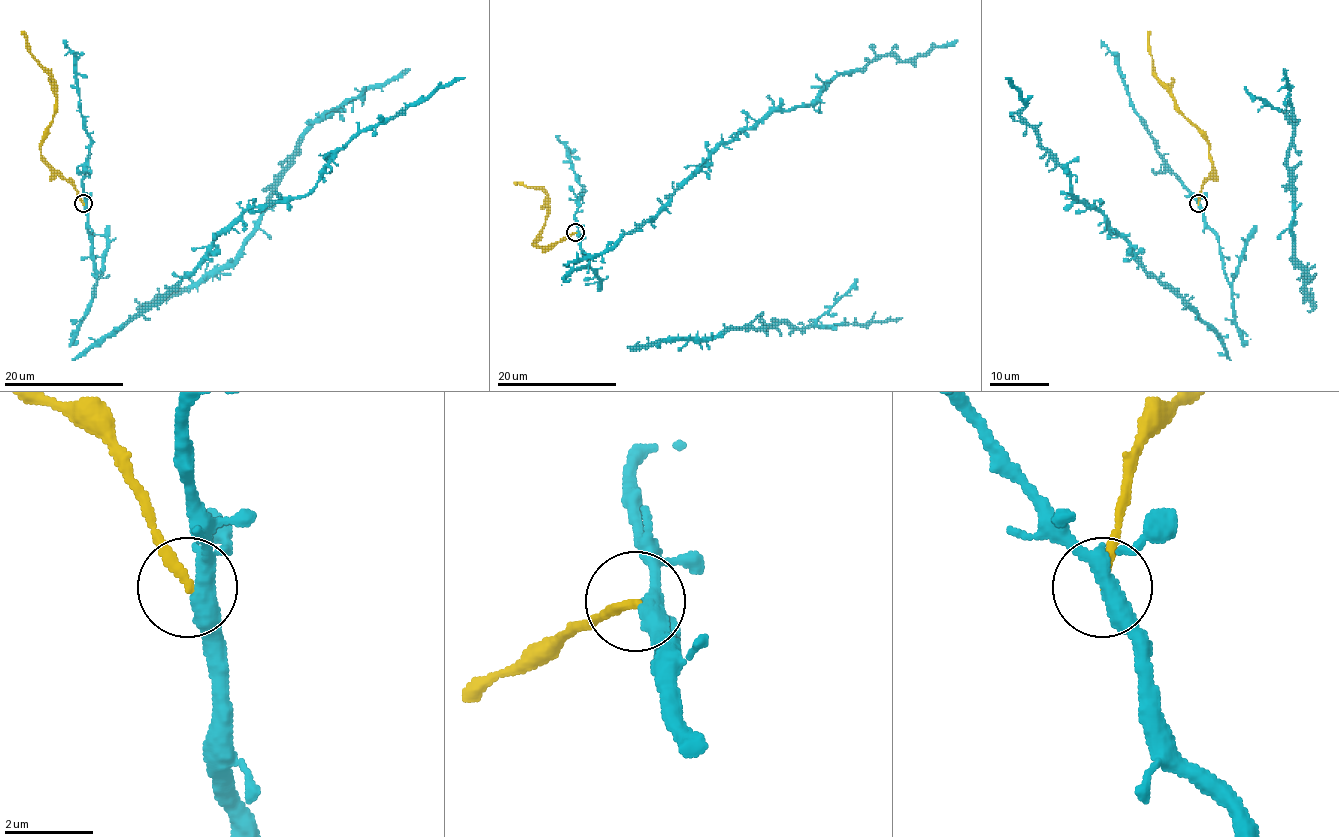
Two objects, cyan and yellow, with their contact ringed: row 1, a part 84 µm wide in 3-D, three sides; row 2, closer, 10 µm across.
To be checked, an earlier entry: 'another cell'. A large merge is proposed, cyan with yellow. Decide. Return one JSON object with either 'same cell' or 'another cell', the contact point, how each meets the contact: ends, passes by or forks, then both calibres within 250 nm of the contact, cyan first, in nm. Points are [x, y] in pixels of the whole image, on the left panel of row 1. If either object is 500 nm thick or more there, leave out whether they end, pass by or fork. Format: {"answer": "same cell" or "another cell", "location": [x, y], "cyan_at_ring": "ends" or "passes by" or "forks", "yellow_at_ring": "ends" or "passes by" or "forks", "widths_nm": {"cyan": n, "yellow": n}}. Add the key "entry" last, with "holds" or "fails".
{"answer": "another cell", "location": [83, 203], "cyan_at_ring": "forks", "yellow_at_ring": "ends", "widths_nm": {"cyan": 320, "yellow": 200}, "entry": "holds"}

